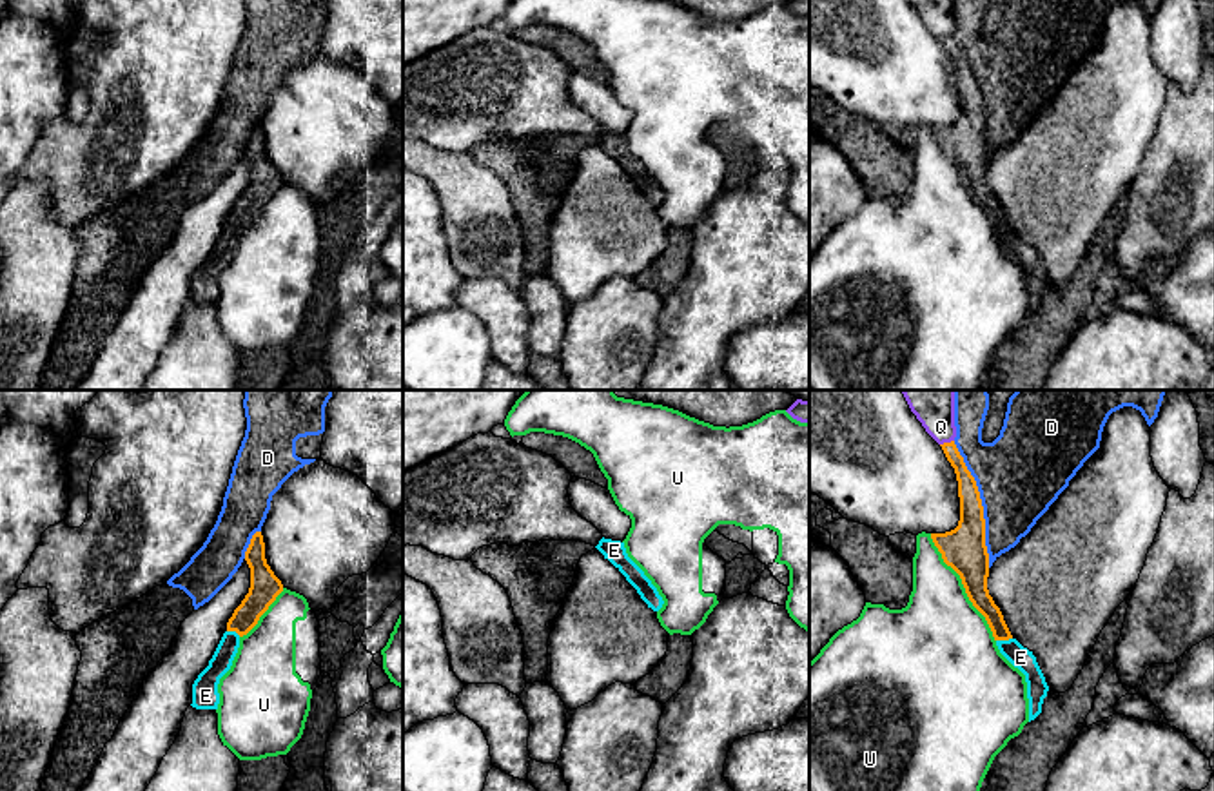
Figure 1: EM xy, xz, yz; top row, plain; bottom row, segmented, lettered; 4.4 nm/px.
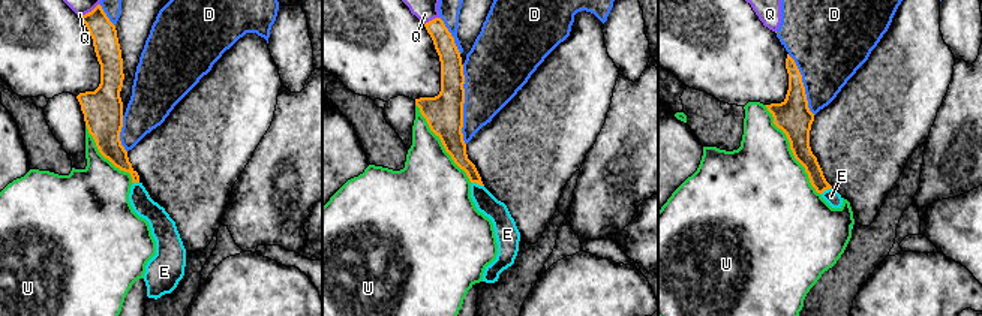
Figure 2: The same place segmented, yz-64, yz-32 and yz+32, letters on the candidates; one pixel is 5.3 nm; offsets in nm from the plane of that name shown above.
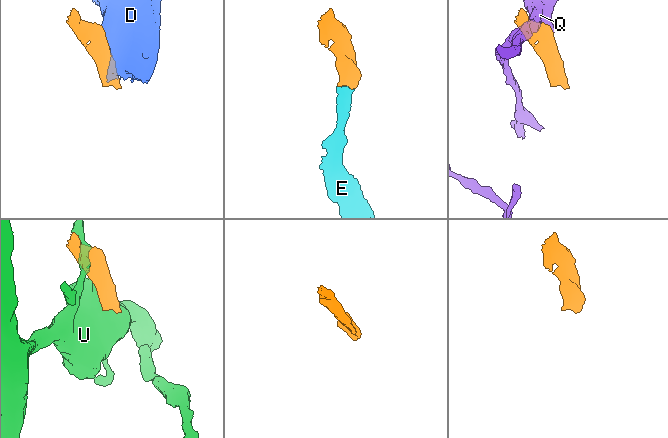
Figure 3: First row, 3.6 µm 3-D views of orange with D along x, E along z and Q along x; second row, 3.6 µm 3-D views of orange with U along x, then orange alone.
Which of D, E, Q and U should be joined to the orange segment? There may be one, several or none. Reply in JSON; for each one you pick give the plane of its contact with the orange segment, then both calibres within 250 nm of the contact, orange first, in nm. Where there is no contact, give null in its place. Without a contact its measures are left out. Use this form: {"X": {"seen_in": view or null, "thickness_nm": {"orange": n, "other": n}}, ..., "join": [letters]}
{"E": {"seen_in": "yz", "thickness_nm": {"orange": 100, "other": 100}}, "join": ["E"]}

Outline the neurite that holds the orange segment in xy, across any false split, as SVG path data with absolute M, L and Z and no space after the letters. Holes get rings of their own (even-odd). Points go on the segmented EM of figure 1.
M256 532L245 552L250 568L250 588L241 604L234 610L209 666L192 684L192 708L218 709L220 679L230 669L240 648L240 639L247 635L269 610L276 597L283 591L281 581L274 575L265 559L265 542L261 532Z

